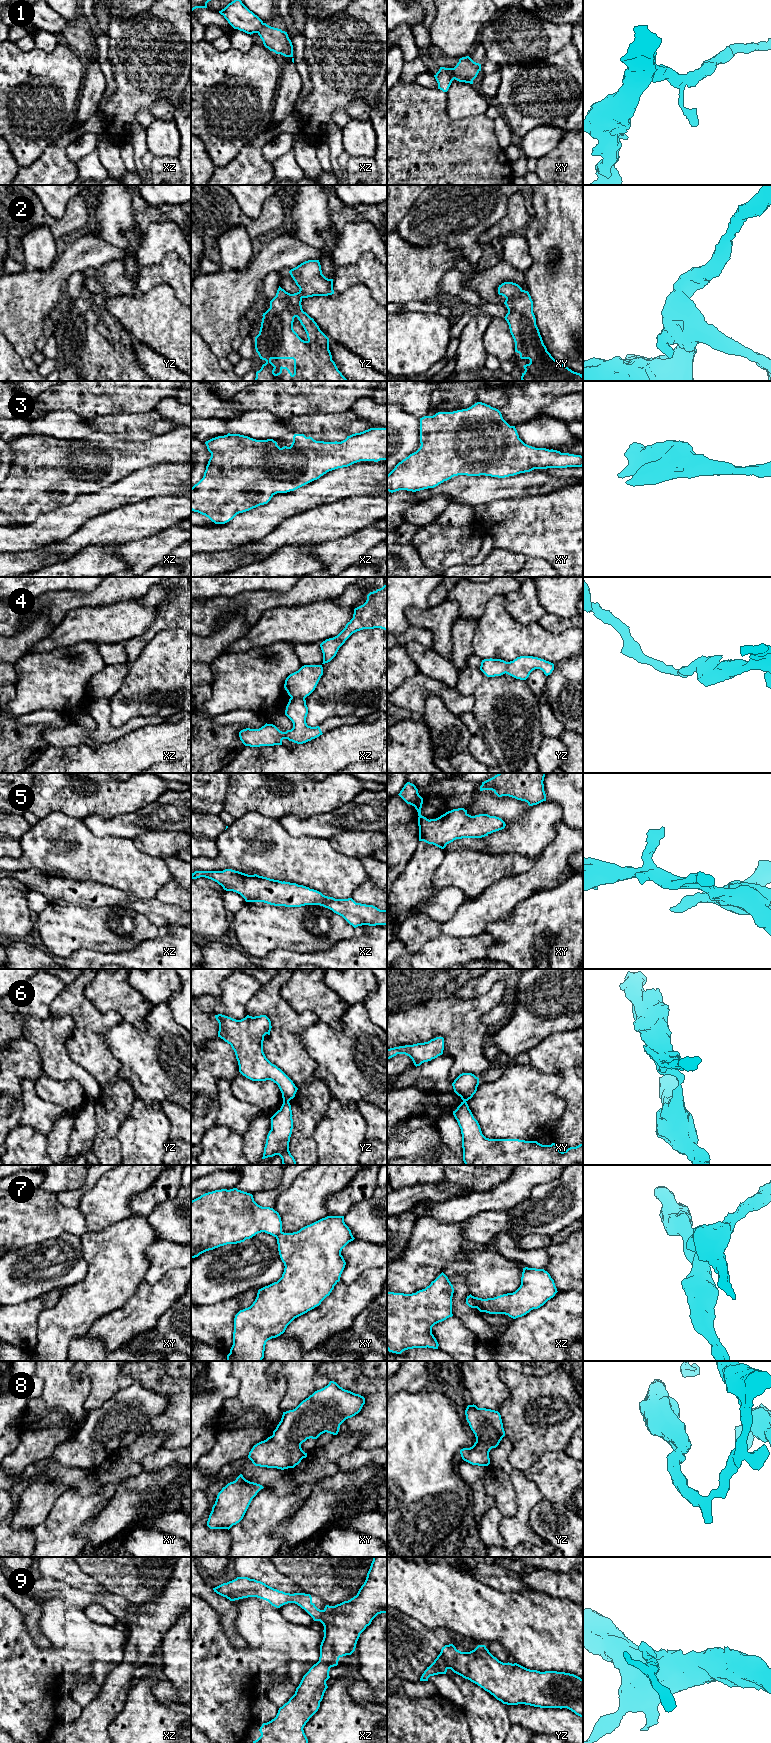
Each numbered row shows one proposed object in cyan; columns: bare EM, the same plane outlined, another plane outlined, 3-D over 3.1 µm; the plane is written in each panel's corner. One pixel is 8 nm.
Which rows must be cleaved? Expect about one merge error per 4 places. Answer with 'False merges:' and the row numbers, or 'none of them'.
False merges: 4, 6, 7

